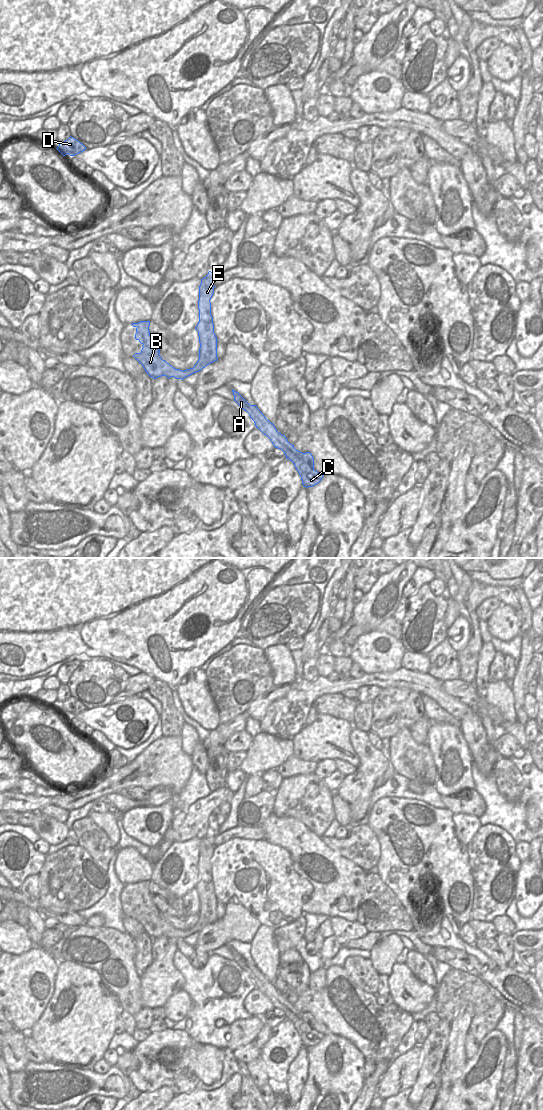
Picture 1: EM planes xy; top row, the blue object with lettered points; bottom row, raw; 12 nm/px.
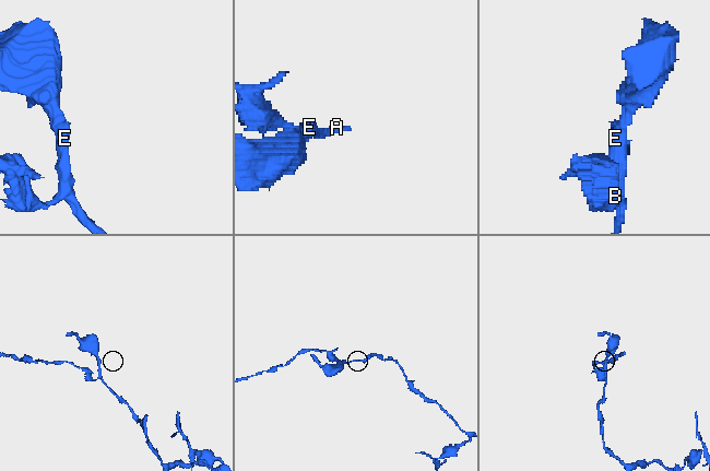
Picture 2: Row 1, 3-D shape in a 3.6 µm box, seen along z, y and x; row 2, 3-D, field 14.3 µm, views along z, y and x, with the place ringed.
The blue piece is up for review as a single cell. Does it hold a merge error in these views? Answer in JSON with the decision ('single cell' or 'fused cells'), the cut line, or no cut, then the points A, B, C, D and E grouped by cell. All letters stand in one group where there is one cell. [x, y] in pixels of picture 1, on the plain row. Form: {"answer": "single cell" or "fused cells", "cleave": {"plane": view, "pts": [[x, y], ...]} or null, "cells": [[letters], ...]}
{"answer": "fused cells", "cleave": {"plane": "xy", "pts": [[191, 928], [194, 932]]}, "cells": [["A", "C", "D", "E"], ["B"]]}

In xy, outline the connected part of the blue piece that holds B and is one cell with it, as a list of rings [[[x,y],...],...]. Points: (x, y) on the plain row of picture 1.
[[[140,881],[138,883],[132,883],[131,885],[136,888],[137,893],[135,894],[135,899],[143,907],[141,912],[135,913],[133,917],[142,924],[145,932],[150,937],[156,939],[161,936],[166,936],[168,939],[174,937],[183,940],[194,933],[192,928],[182,931],[174,928],[162,919],[159,915],[160,910],[153,903],[150,896],[150,881]]]

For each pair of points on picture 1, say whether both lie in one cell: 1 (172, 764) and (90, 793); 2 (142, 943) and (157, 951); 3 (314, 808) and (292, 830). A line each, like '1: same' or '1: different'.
1: same
2: different
3: different

